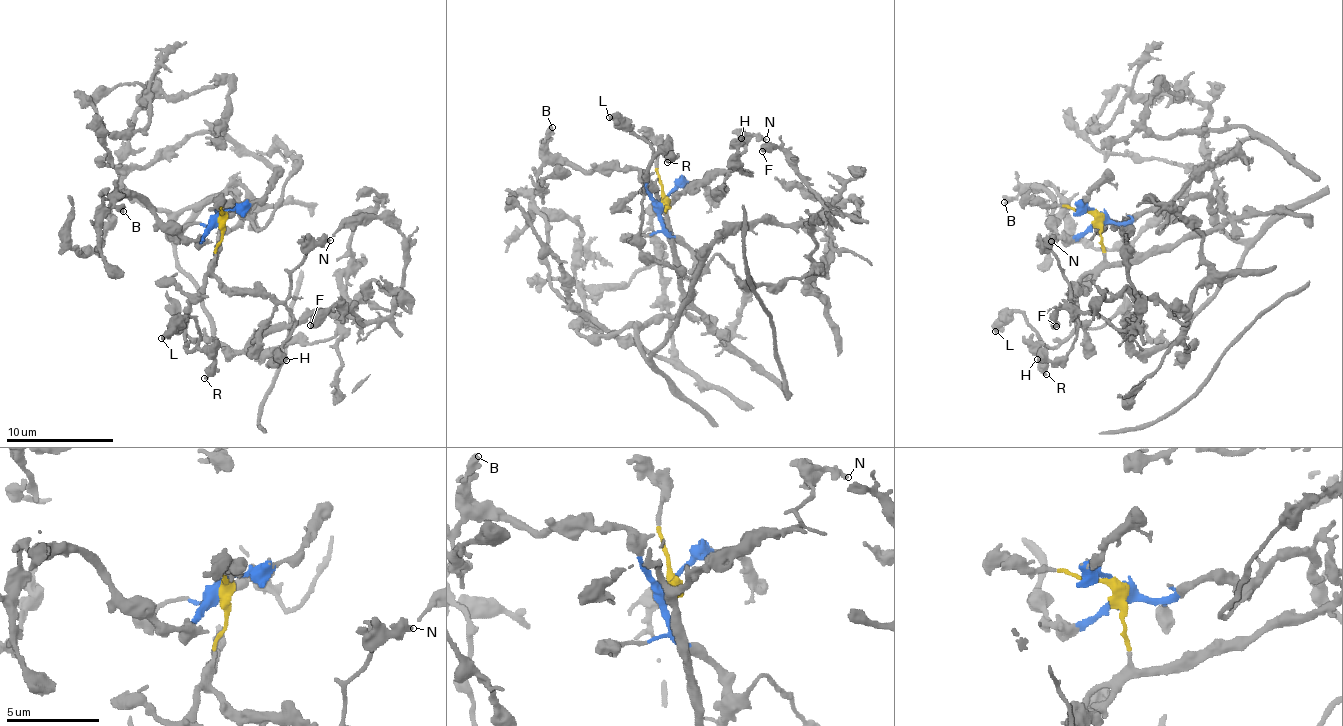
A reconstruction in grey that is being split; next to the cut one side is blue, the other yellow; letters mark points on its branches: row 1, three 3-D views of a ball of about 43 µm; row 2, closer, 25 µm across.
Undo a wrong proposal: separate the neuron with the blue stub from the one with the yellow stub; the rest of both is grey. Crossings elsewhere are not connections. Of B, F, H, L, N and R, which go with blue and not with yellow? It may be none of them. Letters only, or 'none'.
B, F

